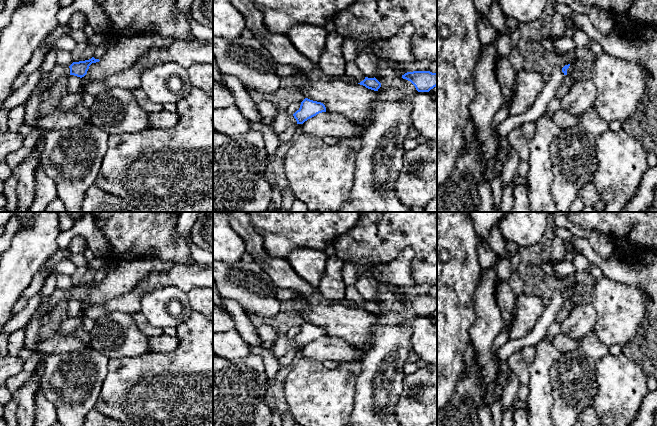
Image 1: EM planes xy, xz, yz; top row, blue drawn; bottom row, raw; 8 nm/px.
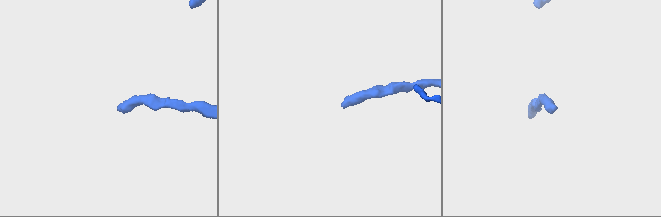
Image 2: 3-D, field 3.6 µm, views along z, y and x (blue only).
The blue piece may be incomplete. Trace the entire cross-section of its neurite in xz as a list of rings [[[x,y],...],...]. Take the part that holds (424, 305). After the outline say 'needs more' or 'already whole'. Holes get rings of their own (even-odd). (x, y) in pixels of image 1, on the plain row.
[[[430,295],[407,296],[402,302],[410,305],[418,316],[429,316],[437,310],[437,297]]]; already whole

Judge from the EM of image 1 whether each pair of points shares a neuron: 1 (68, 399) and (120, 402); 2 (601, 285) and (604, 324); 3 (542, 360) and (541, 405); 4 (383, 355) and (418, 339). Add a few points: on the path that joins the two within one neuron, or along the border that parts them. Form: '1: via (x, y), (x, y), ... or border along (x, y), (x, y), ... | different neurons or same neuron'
1: border along (105, 379), (94, 407) | different neurons
2: via (604, 295), (604, 314) | same neuron
3: via (541, 371), (541, 394) | same neuron
4: border along (415, 319), (411, 327), (411, 346) | different neurons

